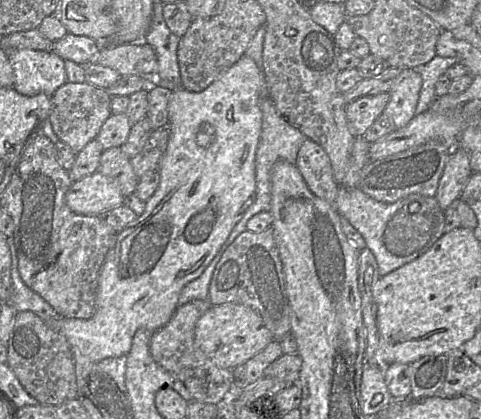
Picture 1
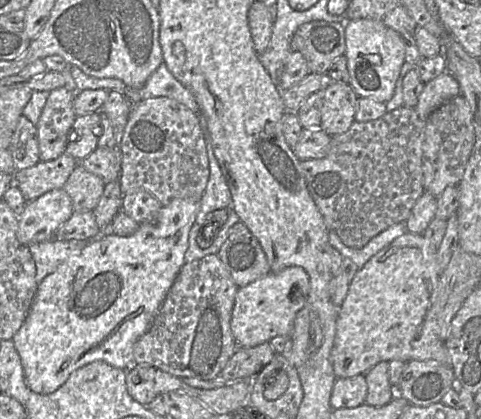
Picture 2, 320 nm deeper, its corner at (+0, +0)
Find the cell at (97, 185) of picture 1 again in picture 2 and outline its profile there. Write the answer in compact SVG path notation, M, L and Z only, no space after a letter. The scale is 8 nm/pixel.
M62 189L51 190L27 202L18 217L18 241L26 246L53 239L54 234L73 215L70 196Z

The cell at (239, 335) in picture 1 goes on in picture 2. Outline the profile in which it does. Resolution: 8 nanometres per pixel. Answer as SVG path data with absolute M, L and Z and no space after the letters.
M290 266L277 273L269 272L240 287L235 296L230 324L237 347L255 347L276 336L283 336L288 342L297 313L306 303L309 289L309 275L300 266Z

